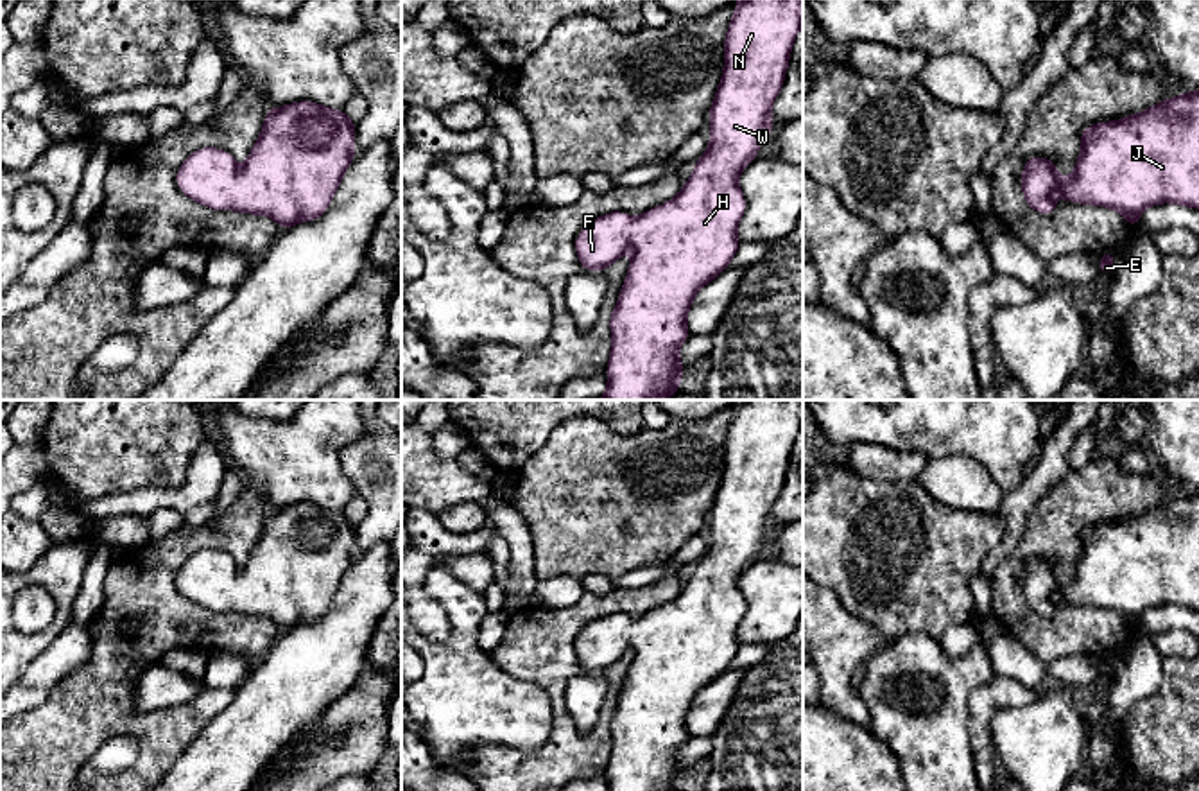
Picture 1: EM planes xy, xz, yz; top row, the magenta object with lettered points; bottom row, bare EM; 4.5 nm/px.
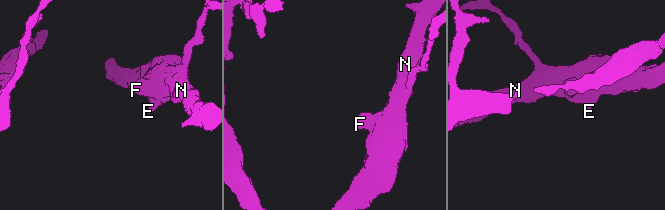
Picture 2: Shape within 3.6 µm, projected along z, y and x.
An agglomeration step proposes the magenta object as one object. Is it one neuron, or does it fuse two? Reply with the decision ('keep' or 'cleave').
keep

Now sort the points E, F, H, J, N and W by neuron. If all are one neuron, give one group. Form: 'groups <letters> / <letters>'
groups E F H J N W

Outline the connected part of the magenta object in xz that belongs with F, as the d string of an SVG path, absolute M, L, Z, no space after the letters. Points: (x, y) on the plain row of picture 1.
M740 400L733 409L724 441L724 474L710 508L710 547L695 563L690 581L674 601L636 621L609 613L575 639L575 655L584 673L604 673L633 651L618 705L609 717L608 791L679 791L686 768L677 753L690 739L690 707L703 687L729 669L740 646L737 630L746 601L738 576L756 561L756 552L772 536L771 509L783 488L789 457L803 427L803 400Z

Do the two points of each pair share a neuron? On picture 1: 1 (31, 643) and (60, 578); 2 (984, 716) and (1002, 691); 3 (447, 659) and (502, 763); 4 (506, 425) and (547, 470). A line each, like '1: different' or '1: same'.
1: same
2: same
3: different
4: different

